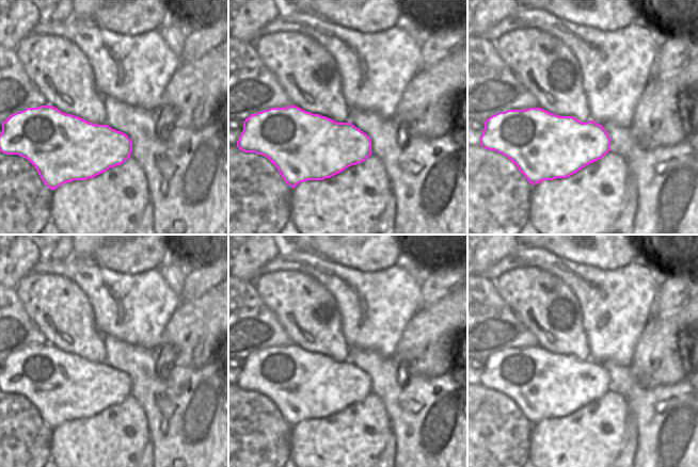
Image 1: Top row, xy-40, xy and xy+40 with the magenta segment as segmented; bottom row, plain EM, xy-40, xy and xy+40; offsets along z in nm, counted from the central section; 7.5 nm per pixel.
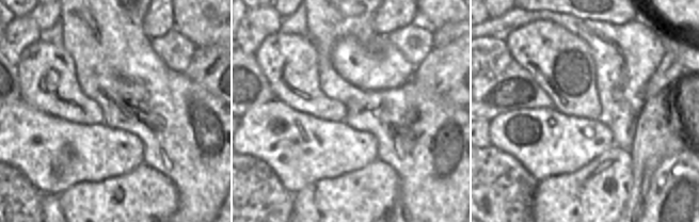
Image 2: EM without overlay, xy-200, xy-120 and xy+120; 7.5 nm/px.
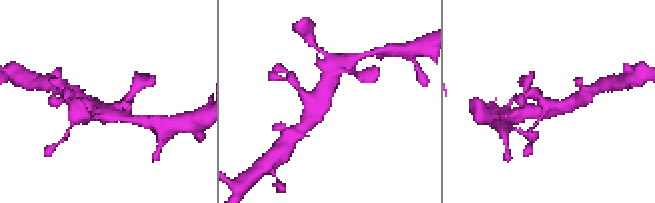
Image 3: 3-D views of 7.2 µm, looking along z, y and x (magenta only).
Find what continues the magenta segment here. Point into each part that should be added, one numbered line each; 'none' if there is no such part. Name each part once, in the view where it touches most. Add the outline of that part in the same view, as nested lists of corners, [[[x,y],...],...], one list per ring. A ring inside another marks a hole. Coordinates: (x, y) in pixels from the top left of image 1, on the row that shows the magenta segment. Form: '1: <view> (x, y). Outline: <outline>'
none.

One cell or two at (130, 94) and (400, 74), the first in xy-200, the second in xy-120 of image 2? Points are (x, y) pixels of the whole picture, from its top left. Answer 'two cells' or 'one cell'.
two cells

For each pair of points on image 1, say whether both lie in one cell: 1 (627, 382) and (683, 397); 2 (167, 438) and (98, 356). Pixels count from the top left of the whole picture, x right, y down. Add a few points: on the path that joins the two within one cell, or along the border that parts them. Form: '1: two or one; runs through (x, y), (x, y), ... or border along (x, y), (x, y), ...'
1: one; runs through (640, 396), (645, 400), (669, 400)
2: two; border along (101, 338), (106, 350), (105, 363)

